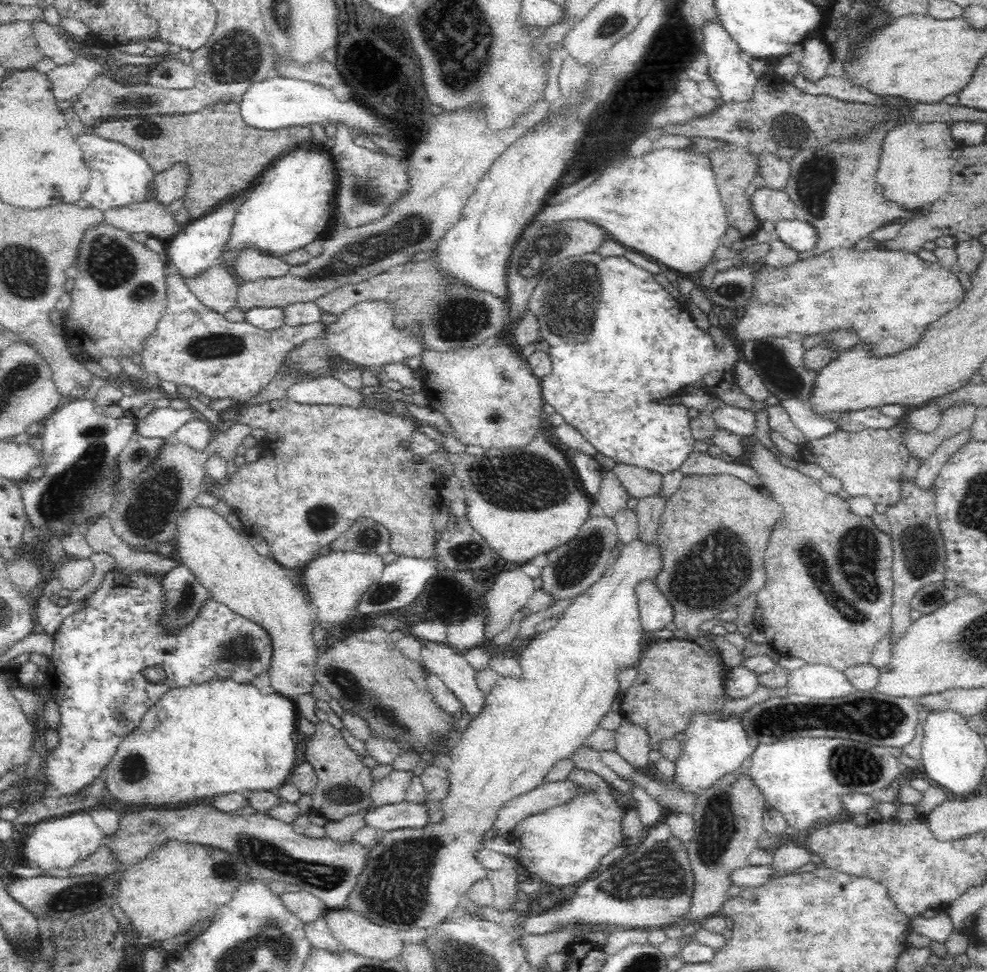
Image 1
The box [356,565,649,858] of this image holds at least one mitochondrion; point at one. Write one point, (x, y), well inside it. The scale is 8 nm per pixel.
(388, 594)

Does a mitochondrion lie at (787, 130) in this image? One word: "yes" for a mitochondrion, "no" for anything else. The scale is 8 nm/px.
yes

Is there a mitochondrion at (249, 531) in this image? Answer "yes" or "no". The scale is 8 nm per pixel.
no

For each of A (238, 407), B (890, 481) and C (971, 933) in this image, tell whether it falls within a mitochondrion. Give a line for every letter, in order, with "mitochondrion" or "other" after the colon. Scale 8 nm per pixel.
A: other
B: other
C: other

